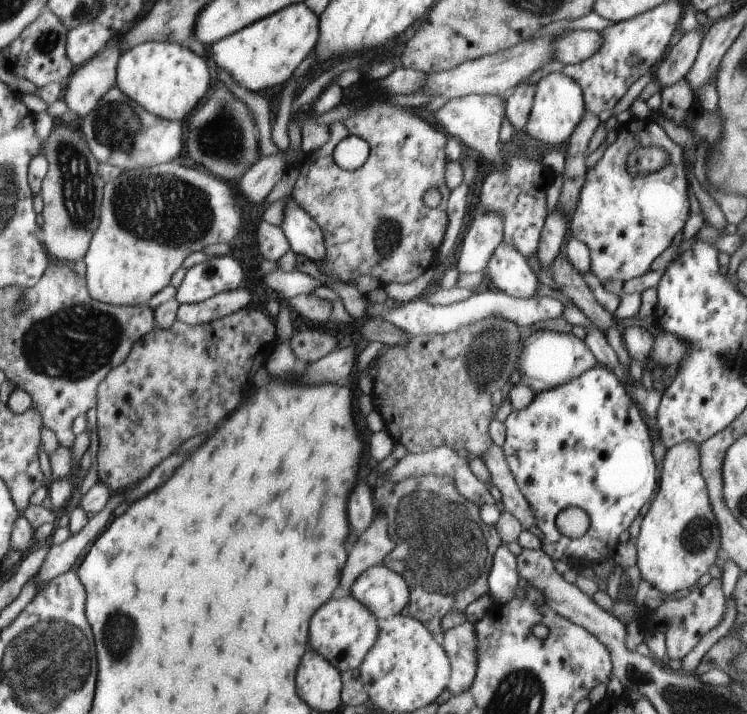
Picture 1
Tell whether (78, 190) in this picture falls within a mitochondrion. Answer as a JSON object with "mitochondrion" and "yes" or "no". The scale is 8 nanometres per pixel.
{"mitochondrion":"yes"}

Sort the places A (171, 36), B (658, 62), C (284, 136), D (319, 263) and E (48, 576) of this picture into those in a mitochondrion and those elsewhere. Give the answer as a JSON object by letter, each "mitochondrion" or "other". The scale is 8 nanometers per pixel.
{"A":"other","B":"other","C":"other","D":"other","E":"other"}

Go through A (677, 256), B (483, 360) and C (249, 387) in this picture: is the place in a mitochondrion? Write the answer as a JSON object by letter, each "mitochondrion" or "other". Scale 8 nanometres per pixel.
{"A":"other","B":"mitochondrion","C":"other"}

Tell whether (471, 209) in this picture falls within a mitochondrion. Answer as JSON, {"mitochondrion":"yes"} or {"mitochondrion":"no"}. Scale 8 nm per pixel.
{"mitochondrion":"no"}

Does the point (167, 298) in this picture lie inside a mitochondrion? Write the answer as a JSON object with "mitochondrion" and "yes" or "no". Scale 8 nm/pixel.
{"mitochondrion":"no"}

